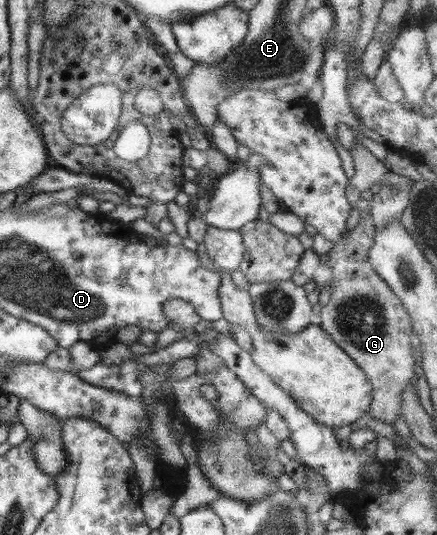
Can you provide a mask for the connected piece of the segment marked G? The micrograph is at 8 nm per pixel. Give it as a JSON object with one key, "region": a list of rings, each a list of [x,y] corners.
{"region":[[[359,215],[359,225],[351,231],[347,241],[343,245],[335,245],[327,253],[327,263],[325,264],[331,270],[333,277],[331,282],[333,289],[331,299],[321,309],[320,326],[327,332],[327,335],[335,342],[343,352],[347,353],[355,364],[359,366],[368,377],[372,385],[372,402],[368,413],[379,421],[391,423],[394,425],[397,415],[402,413],[402,393],[408,387],[413,375],[415,375],[415,354],[411,346],[412,323],[407,310],[403,307],[402,301],[395,296],[393,290],[387,286],[379,275],[374,271],[373,266],[369,264],[368,252],[375,245],[375,233],[373,225],[373,216]]]}

